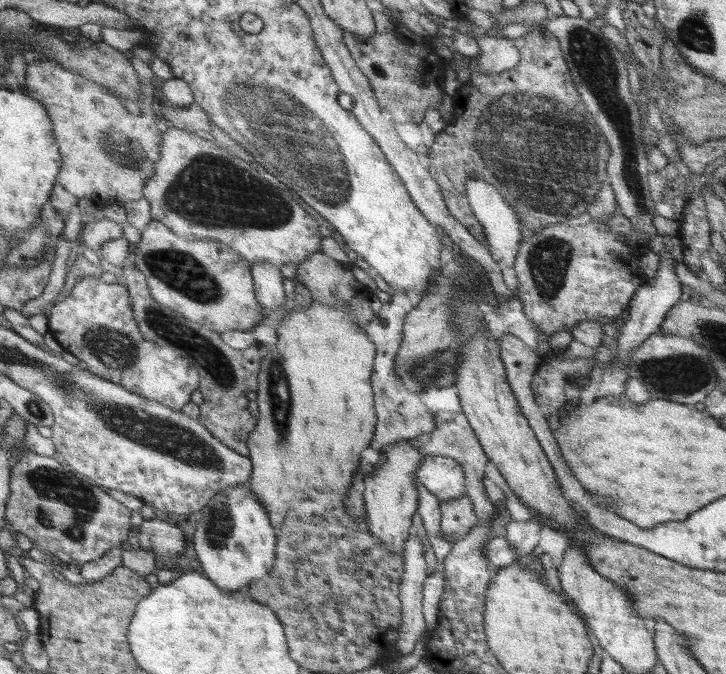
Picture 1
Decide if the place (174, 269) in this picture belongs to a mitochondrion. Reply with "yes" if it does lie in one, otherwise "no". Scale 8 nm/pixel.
yes

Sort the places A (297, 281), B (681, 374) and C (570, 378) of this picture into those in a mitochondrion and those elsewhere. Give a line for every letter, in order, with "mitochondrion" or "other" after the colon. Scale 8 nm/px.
A: other
B: mitochondrion
C: mitochondrion

